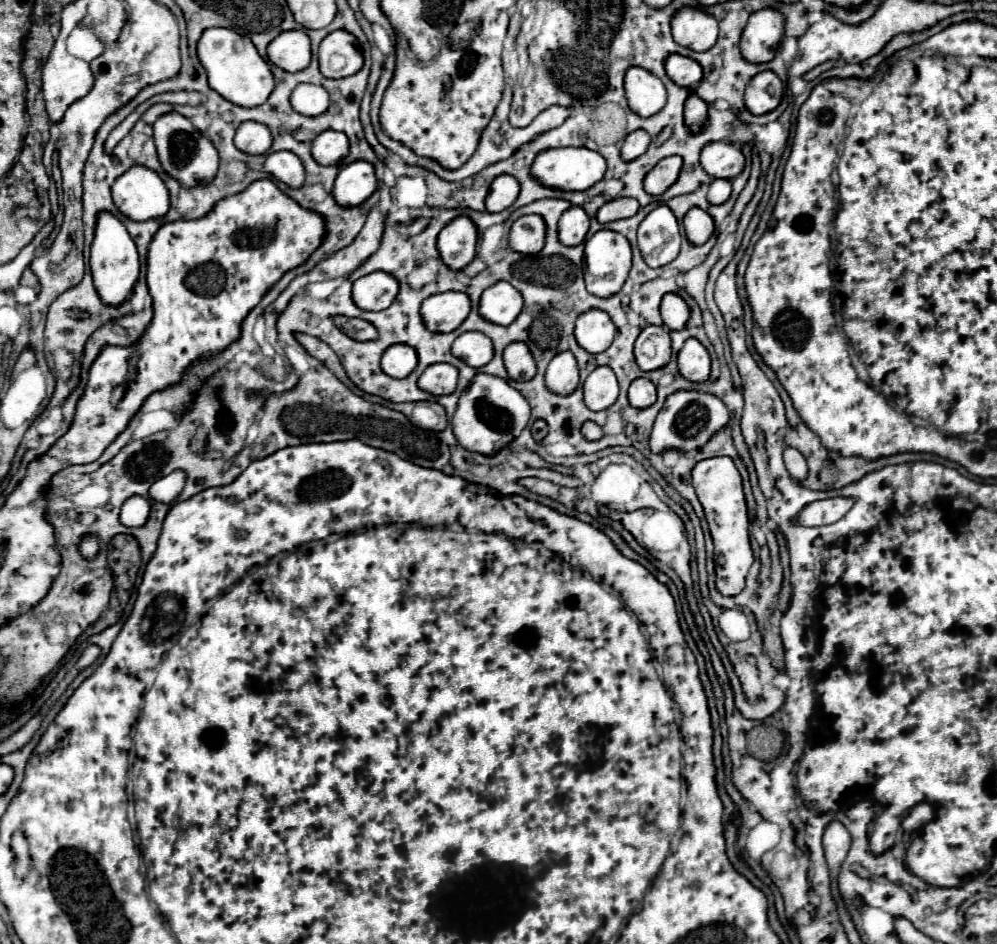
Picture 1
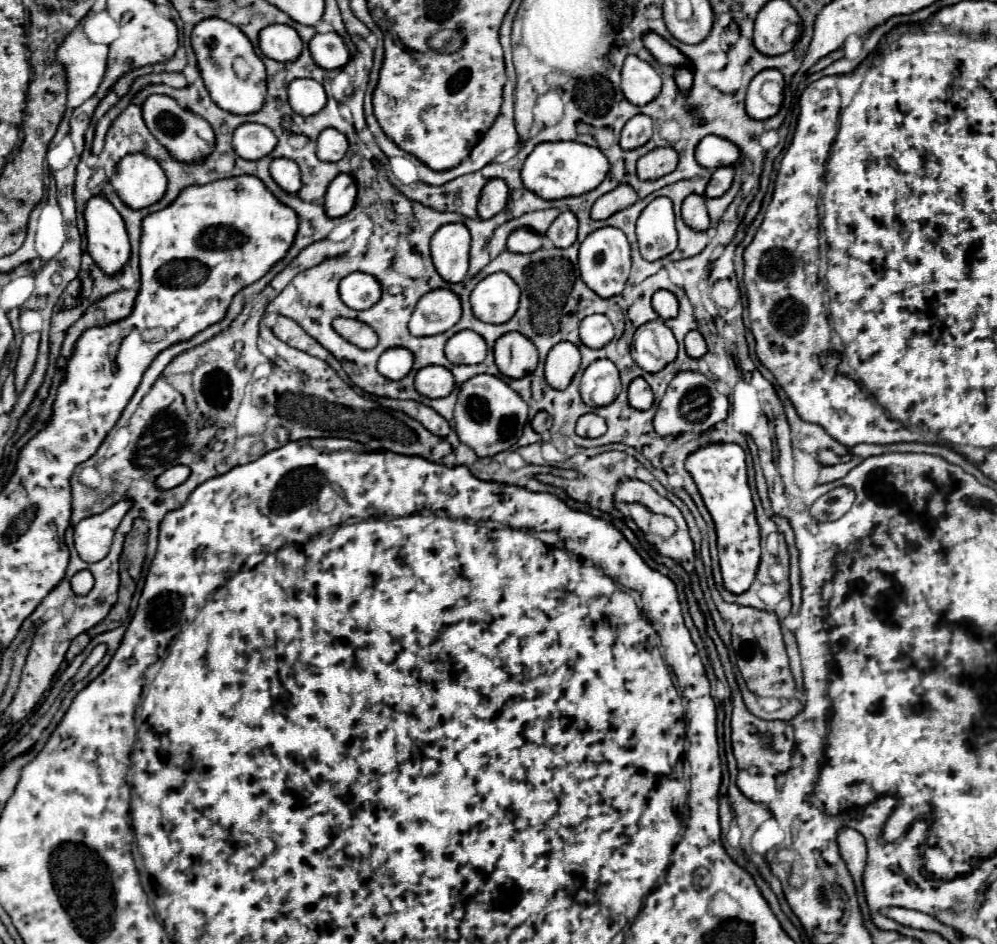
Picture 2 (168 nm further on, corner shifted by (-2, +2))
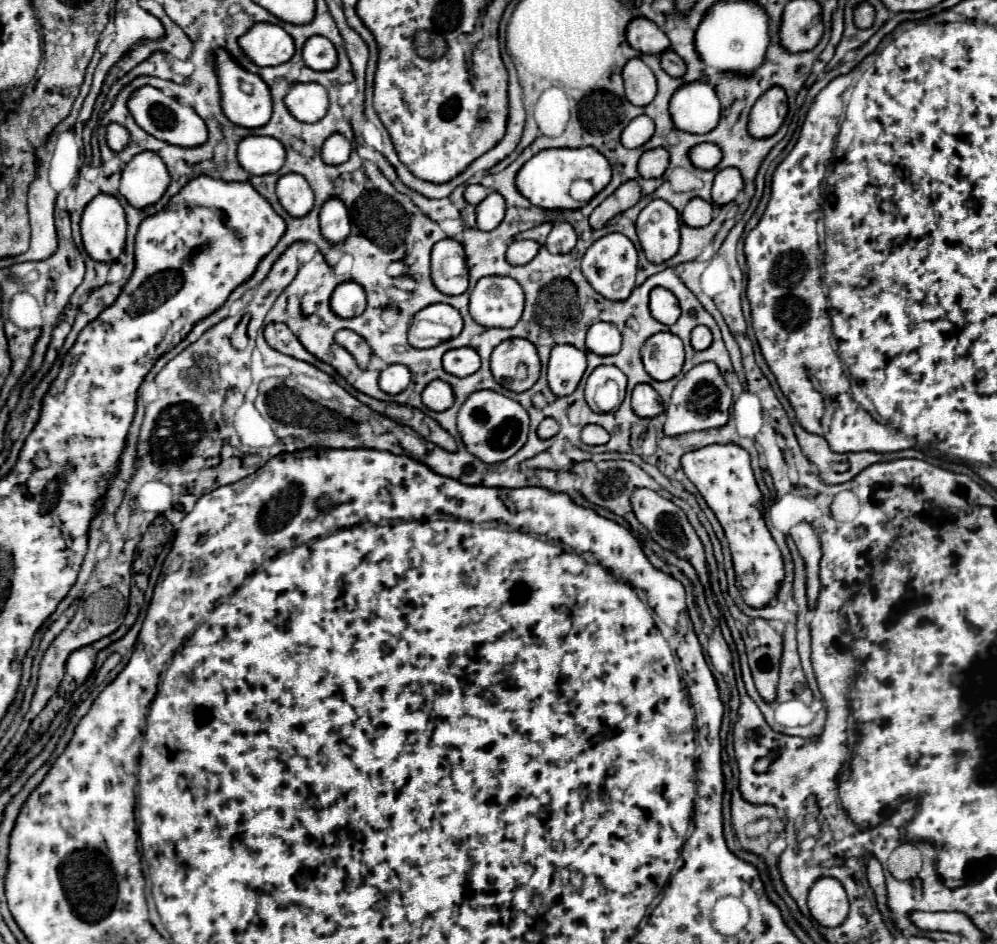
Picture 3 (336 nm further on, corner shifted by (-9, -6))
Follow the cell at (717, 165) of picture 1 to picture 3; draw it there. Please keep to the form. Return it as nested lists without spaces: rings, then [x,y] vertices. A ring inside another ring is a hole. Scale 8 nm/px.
[[[696,144],[690,148],[688,152],[690,156],[690,162],[696,166],[696,168],[702,168],[702,170],[712,170],[720,160],[722,160],[722,152],[716,144]]]

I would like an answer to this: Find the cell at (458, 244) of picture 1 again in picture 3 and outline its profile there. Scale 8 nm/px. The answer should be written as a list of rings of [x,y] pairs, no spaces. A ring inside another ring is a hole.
[[[440,240],[430,254],[432,282],[442,294],[462,294],[468,290],[468,266],[464,248],[456,240]]]

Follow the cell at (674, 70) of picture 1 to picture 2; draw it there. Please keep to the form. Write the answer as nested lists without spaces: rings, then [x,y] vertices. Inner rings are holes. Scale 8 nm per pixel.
[[[647,34],[643,38],[645,48],[655,56],[655,60],[663,66],[671,66],[671,68],[689,68],[689,58],[677,50],[675,46],[671,46],[667,40],[663,40],[657,34]]]

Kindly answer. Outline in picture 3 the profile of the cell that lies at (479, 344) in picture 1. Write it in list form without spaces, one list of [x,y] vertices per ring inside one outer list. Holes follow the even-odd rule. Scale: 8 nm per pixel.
[[[456,348],[456,350],[448,350],[444,354],[442,366],[448,374],[458,376],[458,378],[466,378],[466,376],[474,374],[480,368],[480,358],[474,350]]]

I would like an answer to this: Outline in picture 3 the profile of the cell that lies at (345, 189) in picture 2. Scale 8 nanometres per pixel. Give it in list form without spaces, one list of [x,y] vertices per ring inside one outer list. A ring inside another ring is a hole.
[[[330,198],[320,210],[320,230],[326,242],[338,246],[350,236],[350,220],[346,206],[338,198]]]

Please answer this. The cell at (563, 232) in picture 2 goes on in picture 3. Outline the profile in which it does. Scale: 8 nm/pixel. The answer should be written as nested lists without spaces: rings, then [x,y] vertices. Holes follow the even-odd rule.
[[[554,222],[550,236],[546,238],[546,248],[552,254],[568,254],[576,246],[576,232],[568,222]]]

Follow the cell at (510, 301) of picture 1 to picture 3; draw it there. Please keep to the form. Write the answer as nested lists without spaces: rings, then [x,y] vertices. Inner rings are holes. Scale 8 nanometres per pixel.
[[[508,276],[480,278],[470,294],[470,316],[480,326],[512,328],[524,310],[522,286]]]

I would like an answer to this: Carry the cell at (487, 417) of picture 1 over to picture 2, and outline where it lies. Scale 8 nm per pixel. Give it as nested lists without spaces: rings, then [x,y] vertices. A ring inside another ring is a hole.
[[[477,374],[459,388],[455,404],[455,432],[477,456],[495,456],[517,444],[527,424],[527,402],[501,378],[491,374]]]

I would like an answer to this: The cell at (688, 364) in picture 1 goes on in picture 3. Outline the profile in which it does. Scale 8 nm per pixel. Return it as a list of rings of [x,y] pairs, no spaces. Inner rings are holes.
[[[696,326],[692,330],[692,346],[694,350],[706,350],[712,344],[712,332],[708,326]]]

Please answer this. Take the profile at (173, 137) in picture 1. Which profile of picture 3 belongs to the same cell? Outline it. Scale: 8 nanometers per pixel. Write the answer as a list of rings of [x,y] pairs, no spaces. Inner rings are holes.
[[[142,86],[138,88],[130,98],[128,98],[128,110],[134,116],[136,124],[146,130],[150,136],[164,140],[168,144],[176,144],[182,148],[192,148],[192,146],[200,146],[208,140],[208,128],[204,124],[204,120],[190,108],[180,104],[176,98],[166,96],[164,92],[160,92],[158,88],[152,86]]]

